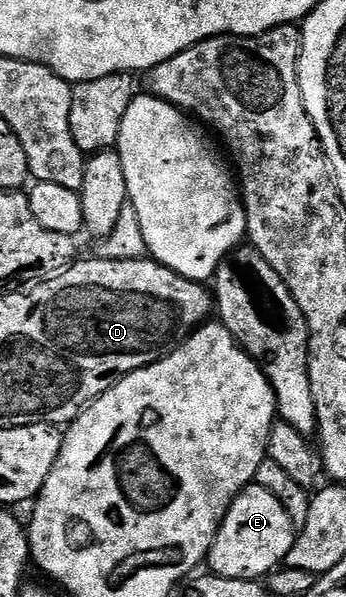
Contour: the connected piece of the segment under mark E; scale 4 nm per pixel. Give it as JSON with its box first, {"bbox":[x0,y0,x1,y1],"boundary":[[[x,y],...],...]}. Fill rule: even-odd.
{"bbox":[207,483,295,581],"boundary":[[[254,483],[231,503],[213,540],[207,565],[219,577],[256,581],[272,573],[284,562],[294,540],[295,526],[287,511],[283,511],[283,503],[279,503],[271,491],[263,491],[263,487]]]}

